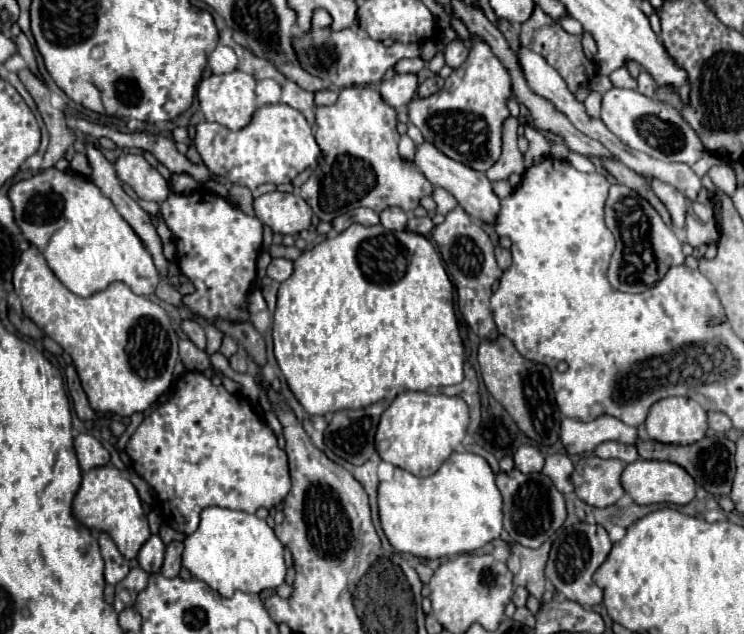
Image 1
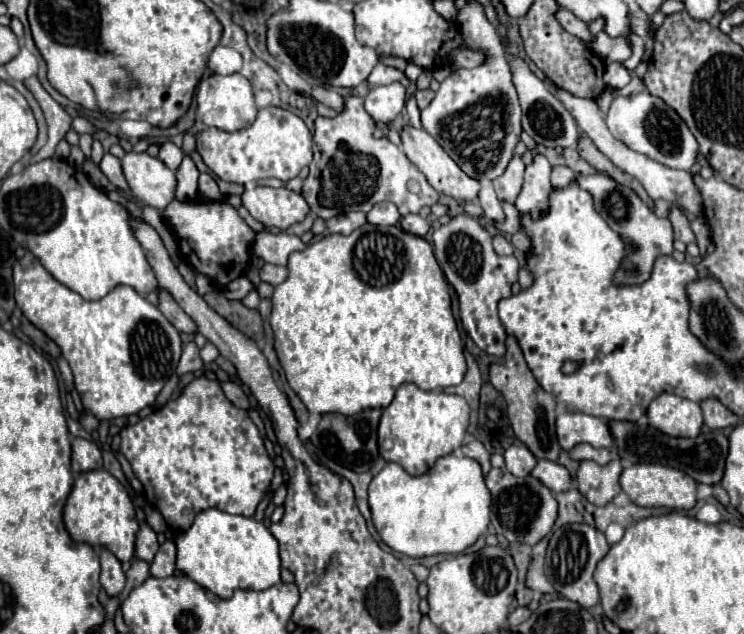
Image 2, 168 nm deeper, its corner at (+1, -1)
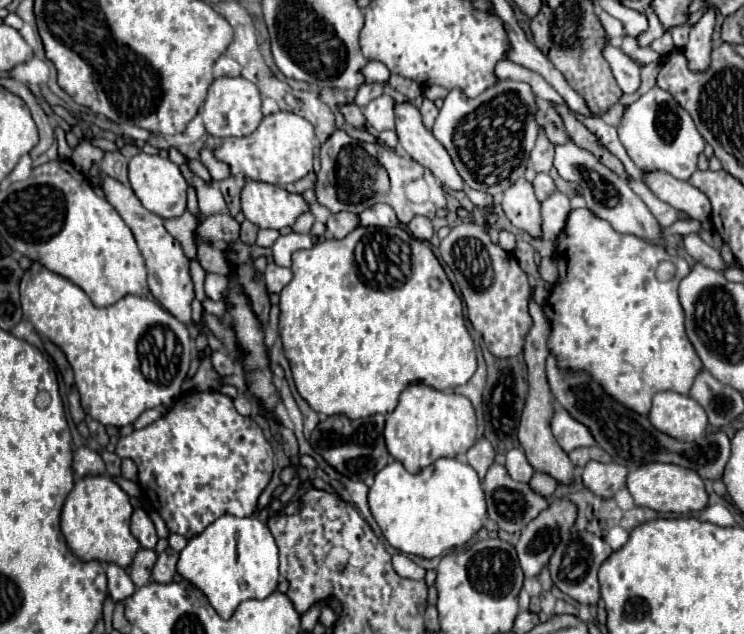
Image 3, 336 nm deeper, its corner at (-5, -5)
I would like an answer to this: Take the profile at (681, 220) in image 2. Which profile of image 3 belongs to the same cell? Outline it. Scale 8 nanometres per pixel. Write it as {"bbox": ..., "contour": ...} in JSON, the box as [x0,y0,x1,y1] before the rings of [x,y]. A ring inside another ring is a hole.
{"bbox":[684,234,728,272],"contour":[[[690,234],[690,236],[684,238],[684,248],[686,248],[686,252],[688,252],[696,262],[700,262],[700,264],[704,264],[704,266],[708,266],[708,268],[712,268],[712,270],[722,272],[722,270],[728,268],[728,264],[722,260],[720,252],[714,250],[712,246],[708,246],[708,244],[706,244],[700,236],[696,236],[696,234]]]}

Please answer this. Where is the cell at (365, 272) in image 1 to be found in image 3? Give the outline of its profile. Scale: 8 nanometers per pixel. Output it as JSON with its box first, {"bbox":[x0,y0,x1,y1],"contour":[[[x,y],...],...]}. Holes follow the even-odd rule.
{"bbox":[280,226,476,420],"contour":[[[358,226],[342,240],[336,240],[336,238],[322,240],[322,242],[316,242],[308,250],[296,250],[292,254],[292,274],[294,274],[292,282],[284,286],[284,290],[280,292],[280,338],[284,344],[284,356],[288,358],[290,368],[292,368],[296,390],[310,404],[310,408],[316,410],[318,414],[326,414],[326,416],[346,414],[352,420],[374,416],[374,414],[390,414],[398,404],[400,392],[412,382],[424,382],[436,390],[454,390],[456,386],[466,384],[476,372],[476,350],[474,350],[474,340],[464,324],[462,300],[454,292],[444,268],[440,266],[438,258],[428,248],[428,244],[410,236],[404,228],[400,226],[394,226],[394,228]]]}

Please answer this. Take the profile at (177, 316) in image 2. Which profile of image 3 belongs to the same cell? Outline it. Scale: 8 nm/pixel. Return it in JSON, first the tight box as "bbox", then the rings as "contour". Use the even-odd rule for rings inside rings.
{"bbox":[100,172,194,324],"contour":[[[100,172],[100,180],[102,180],[102,190],[106,194],[106,200],[114,206],[114,210],[122,216],[122,220],[126,222],[126,226],[132,230],[138,248],[146,260],[146,268],[148,268],[148,286],[150,292],[154,294],[154,298],[178,320],[182,320],[184,324],[192,324],[190,318],[190,304],[194,300],[194,284],[192,284],[192,276],[190,276],[190,260],[186,258],[182,246],[178,240],[174,240],[166,228],[160,216],[154,216],[152,212],[148,212],[140,200],[134,196],[132,188],[106,176],[104,172]]]}

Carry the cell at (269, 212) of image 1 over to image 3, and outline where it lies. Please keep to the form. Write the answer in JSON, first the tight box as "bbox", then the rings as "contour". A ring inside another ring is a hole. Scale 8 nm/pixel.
{"bbox":[242,180,308,230],"contour":[[[248,180],[244,184],[244,188],[242,188],[242,212],[258,228],[274,228],[274,230],[280,230],[280,228],[286,228],[286,226],[294,224],[294,220],[302,212],[308,212],[308,204],[304,202],[302,196],[290,194],[290,192],[286,192],[280,186],[272,186],[272,184],[266,184],[266,182]]]}

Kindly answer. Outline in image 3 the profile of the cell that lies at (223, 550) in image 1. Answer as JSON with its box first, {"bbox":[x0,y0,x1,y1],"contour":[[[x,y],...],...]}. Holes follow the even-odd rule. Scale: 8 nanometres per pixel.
{"bbox":[178,516,278,618],"contour":[[[220,516],[180,552],[178,574],[204,592],[220,618],[232,618],[240,602],[270,596],[278,586],[278,546],[264,522],[254,516]]]}

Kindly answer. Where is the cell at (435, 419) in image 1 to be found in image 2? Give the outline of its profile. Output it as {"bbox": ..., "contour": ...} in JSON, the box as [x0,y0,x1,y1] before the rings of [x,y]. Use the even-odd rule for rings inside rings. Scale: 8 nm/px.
{"bbox":[378,384,470,476],"contour":[[[402,384],[388,408],[384,408],[378,426],[378,448],[386,462],[400,464],[410,476],[420,476],[434,462],[462,446],[468,428],[470,410],[466,416],[466,400],[444,392],[426,392],[416,384]]]}

